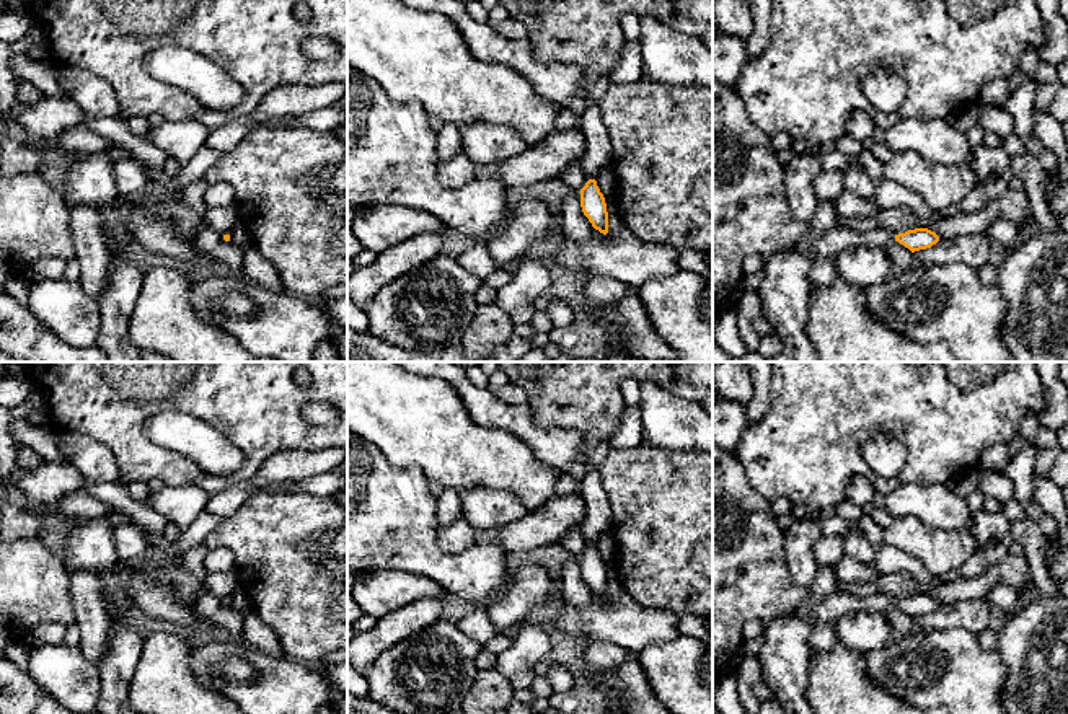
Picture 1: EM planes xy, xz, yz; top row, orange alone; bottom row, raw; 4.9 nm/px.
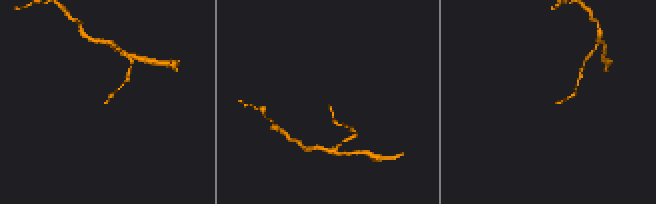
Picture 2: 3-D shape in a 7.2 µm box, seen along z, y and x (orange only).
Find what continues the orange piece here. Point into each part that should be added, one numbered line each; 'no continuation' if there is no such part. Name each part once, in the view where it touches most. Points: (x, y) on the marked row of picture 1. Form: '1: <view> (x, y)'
1: xz (597, 155)

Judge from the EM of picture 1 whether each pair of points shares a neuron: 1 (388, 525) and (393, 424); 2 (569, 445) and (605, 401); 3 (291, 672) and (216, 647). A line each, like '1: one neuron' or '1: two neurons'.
1: two neurons
2: two neurons
3: one neuron

